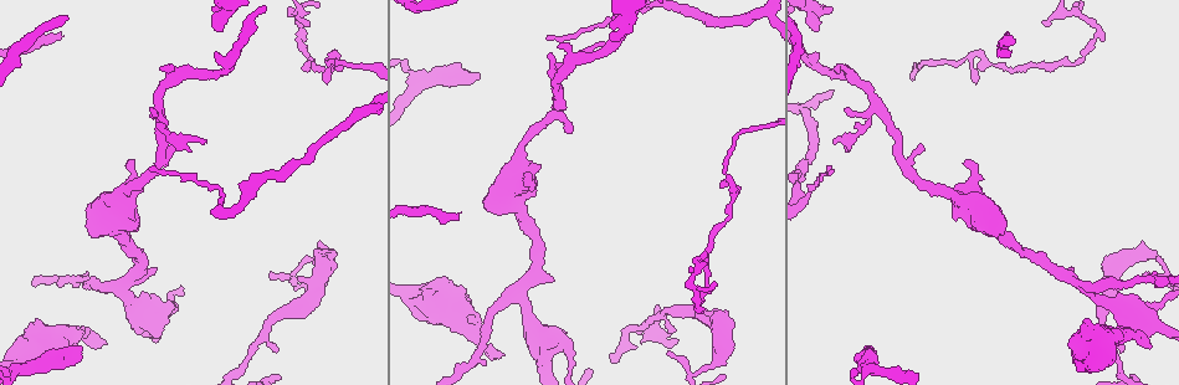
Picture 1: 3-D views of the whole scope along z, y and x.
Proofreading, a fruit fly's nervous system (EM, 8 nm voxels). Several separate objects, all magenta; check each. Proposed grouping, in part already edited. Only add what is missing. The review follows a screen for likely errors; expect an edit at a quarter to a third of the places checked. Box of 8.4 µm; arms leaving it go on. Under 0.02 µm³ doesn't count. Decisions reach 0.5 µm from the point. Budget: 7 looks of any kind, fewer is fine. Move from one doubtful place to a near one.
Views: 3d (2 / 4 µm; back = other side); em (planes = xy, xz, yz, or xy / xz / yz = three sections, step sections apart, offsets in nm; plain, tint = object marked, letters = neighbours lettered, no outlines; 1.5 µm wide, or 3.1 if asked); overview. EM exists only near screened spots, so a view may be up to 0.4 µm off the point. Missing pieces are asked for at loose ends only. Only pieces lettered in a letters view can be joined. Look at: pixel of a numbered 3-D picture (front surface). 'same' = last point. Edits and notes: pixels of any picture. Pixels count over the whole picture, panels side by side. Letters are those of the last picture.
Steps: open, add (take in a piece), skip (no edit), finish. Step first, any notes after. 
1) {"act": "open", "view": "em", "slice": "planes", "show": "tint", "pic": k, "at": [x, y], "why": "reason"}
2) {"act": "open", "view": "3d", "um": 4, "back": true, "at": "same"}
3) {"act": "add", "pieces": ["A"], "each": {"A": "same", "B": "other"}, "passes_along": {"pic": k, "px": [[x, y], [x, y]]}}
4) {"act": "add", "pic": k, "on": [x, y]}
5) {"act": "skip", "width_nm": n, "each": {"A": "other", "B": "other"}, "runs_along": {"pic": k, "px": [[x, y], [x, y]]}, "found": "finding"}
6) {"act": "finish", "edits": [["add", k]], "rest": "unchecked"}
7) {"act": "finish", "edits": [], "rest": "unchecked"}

{"act": "open", "view": "em", "slice": "planes", "show": "letters", "pic": 1, "at": [216, 29], "why": "branch stops here"}

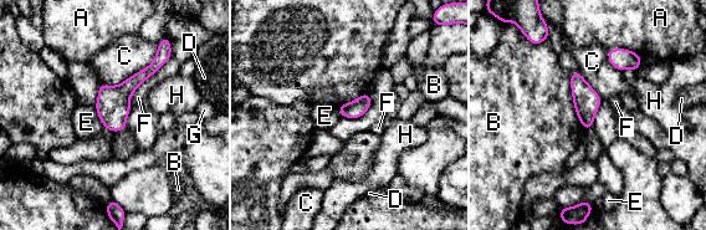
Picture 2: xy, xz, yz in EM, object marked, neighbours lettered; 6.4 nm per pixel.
{"act": "skip", "longest_contact_nm": ["C", 440], "each": {"A": "other", "B": "other", "C": "other", "D": "other", "E": "other", "F": "other", "G": "other", "H": "other"}, "border": {"pic": 2, "px": [[569, 71], [572, 103], [583, 128]]}, "found": "no lettered piece goes on from it"}

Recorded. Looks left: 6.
{"act": "open", "view": "em", "slice": "planes", "show": "tint", "pic": 1, "at": [104, 344], "why": "free end"}

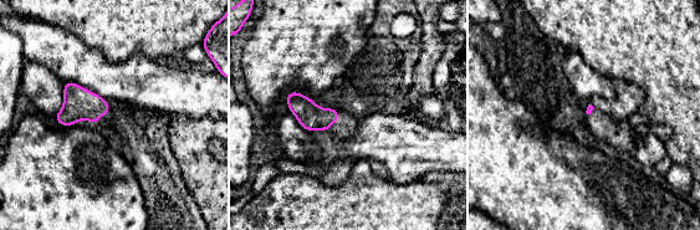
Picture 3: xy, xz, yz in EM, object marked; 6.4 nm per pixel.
{"act": "open", "view": "em", "slice": "planes", "show": "letters", "at": "same"}

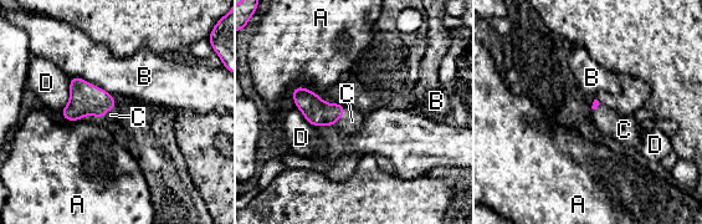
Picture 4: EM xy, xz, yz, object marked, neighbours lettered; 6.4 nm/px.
{"act": "add", "pic": 4, "on": [352, 121], "each": {"A": "other", "B": "other", "C": "same", "D": "other"}, "passes_along": {"pic": 4, "px": [[316, 111], [343, 115], [352, 121]]}, "found": "the neuron continues"}

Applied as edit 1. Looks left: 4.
{"act": "finish", "edits": [["add", 4]], "rest": "unchecked"}

